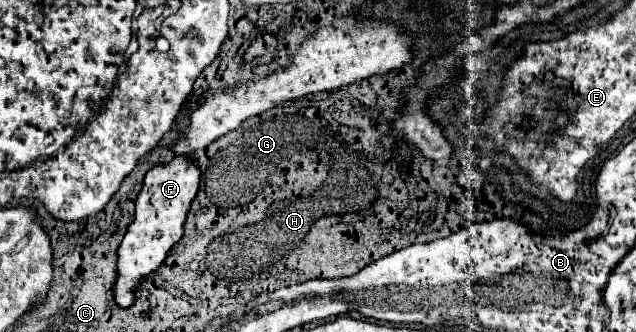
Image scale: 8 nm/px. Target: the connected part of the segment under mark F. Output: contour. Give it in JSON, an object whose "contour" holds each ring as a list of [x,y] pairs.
{"contour":[[[175,154],[171,162],[151,168],[145,176],[143,188],[135,202],[135,220],[129,224],[127,234],[117,250],[117,280],[113,284],[115,304],[129,308],[135,302],[135,290],[147,280],[167,258],[169,250],[183,236],[183,224],[187,210],[197,196],[201,170],[189,156]]]}

